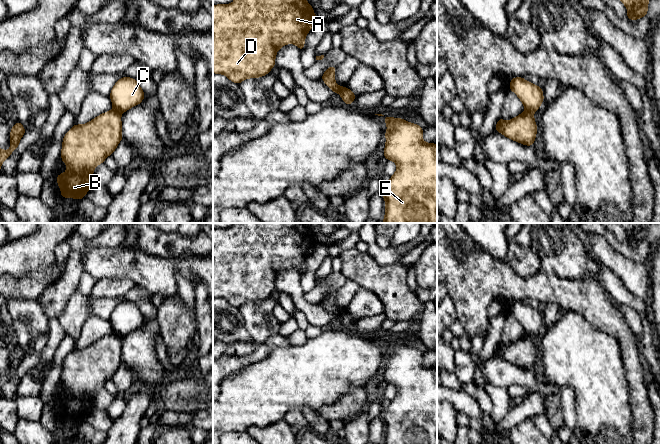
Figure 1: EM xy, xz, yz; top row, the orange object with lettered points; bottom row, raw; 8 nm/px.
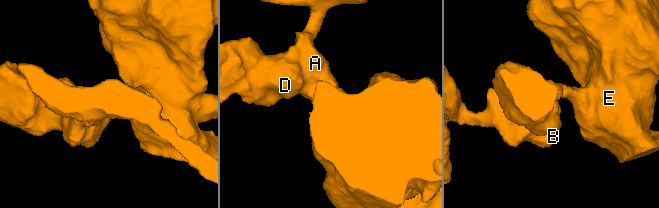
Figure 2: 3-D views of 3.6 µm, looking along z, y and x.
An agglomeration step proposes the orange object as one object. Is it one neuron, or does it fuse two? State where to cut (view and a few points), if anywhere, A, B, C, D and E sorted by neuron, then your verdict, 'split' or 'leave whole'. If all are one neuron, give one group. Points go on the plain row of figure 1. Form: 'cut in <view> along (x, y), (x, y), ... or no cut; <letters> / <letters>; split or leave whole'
cut in xy along (113, 333), (120, 337); A B D / C E; split

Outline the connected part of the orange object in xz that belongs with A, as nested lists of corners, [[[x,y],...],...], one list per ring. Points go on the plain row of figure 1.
[[[235,223],[232,228],[213,229],[213,297],[224,298],[229,304],[240,308],[248,302],[263,301],[270,297],[275,290],[275,282],[278,274],[287,268],[295,268],[301,275],[304,274],[305,261],[314,250],[316,238],[305,223]]]

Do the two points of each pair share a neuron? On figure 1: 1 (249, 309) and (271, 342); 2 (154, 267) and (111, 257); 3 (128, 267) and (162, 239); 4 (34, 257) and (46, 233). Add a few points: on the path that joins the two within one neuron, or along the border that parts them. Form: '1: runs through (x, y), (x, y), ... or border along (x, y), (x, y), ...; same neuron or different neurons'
1: border along (278, 333), (270, 335), (263, 342), (257, 344); different neurons
2: runs through (143, 267), (122, 262); same neuron
3: border along (137, 249), (150, 255), (168, 259); different neurons
4: runs through (36, 251), (45, 239); same neuron

